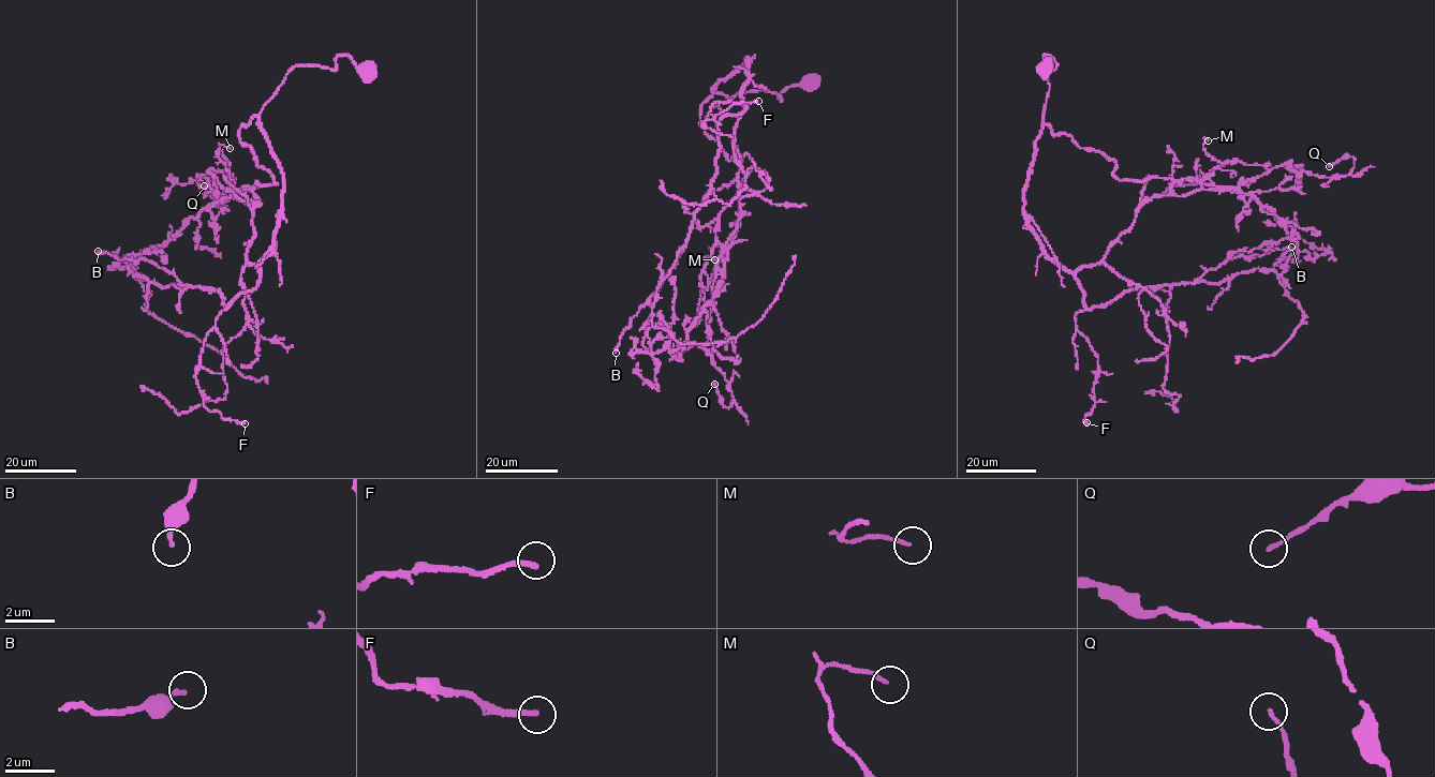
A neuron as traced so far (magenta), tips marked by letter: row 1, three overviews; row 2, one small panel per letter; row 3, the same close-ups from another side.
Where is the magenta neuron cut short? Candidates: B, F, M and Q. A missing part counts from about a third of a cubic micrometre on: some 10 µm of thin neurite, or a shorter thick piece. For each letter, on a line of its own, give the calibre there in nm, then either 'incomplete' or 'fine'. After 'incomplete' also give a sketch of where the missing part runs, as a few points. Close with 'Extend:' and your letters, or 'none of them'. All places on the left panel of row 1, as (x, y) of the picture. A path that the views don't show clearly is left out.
B: 180 nm thick; fine
F: 240 nm thick; incomplete
M: 120 nm thick; fine
Q: 140 nm thick; fine
Extend: F

